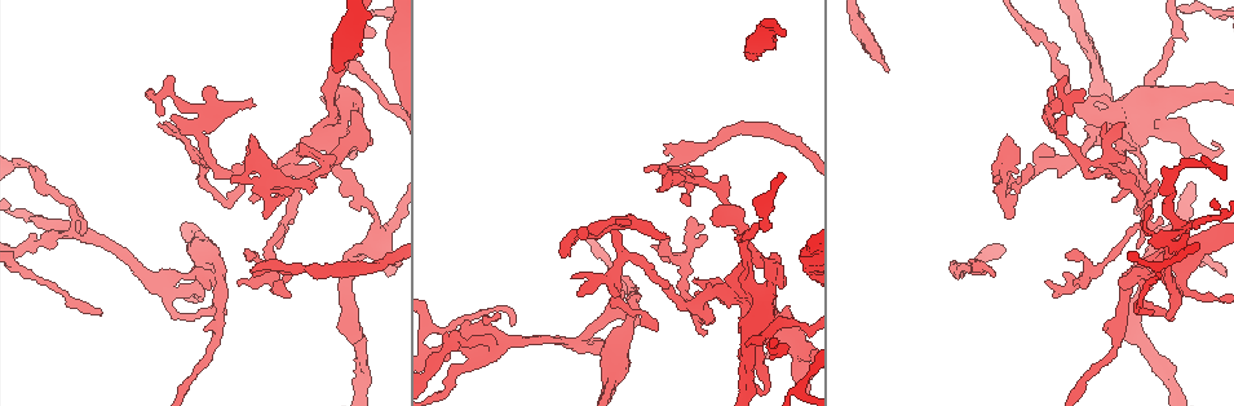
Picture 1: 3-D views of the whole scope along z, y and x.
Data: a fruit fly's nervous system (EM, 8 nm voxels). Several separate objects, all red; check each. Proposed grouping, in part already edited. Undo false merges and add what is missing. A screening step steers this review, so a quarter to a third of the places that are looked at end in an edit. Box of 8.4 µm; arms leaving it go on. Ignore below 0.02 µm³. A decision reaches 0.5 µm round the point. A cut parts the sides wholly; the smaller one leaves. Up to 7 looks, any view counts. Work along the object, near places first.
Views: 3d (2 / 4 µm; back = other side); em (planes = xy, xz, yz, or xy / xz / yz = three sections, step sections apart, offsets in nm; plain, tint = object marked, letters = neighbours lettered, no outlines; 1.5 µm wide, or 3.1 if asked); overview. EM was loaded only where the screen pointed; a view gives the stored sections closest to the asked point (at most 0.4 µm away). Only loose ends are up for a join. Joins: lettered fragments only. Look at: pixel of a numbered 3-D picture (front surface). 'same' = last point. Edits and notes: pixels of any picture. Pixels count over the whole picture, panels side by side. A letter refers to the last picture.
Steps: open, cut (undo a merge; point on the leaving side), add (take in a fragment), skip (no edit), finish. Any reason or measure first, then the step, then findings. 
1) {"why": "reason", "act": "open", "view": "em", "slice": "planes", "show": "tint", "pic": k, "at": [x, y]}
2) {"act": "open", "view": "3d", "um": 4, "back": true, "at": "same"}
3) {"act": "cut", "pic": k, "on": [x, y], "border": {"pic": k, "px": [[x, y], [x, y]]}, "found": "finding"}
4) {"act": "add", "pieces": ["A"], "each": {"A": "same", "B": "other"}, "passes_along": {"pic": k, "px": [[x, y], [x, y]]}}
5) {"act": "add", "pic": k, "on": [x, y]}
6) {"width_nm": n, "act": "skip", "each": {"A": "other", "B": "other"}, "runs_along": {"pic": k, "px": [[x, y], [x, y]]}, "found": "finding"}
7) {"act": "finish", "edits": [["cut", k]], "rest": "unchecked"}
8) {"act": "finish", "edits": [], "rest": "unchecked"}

{"why": "thin end", "act": "open", "view": "em", "slice": "planes", "show": "letters", "pic": 1, "at": [167, 124]}

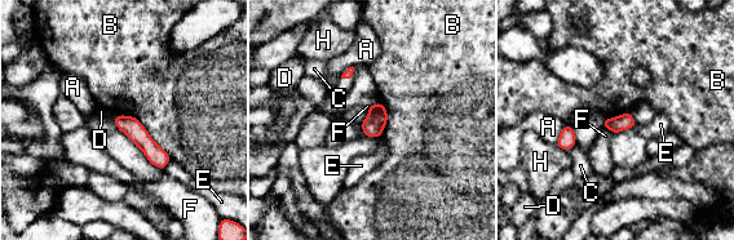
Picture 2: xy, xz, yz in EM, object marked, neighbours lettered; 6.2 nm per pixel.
{"act": "skip", "each": {"A": "other", "B": "other", "C": "other", "D": "other", "E": "other", "F": "other", "H": "other"}, "border": {"pic": 2, "px": [[115, 114], [135, 116], [172, 159]]}, "found": "no lettered fragment goes on from it"}

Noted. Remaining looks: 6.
{"why": "branch stops here", "act": "open", "view": "3d", "um": 4, "pic": 1, "at": [744, 273]}

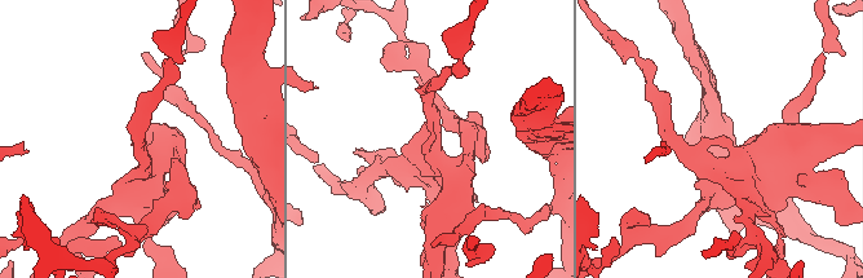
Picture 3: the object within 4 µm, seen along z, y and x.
{"act": "open", "view": "em", "slice": "planes", "show": "tint", "pic": 3, "at": [430, 142]}

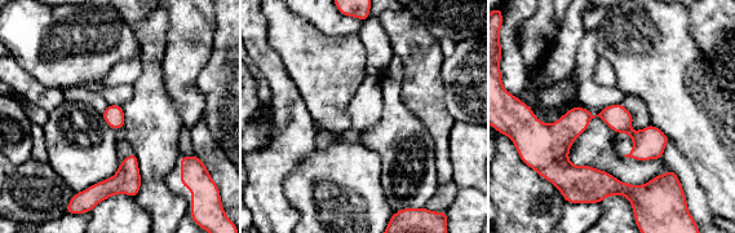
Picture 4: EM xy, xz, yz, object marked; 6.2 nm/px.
{"act": "open", "view": "em", "slice": "planes", "show": "letters", "at": "same"}

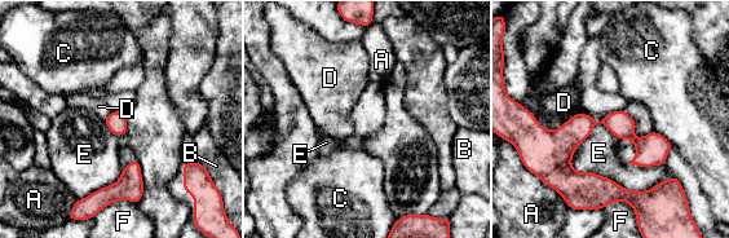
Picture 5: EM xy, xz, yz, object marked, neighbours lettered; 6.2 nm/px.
{"act": "skip", "each": {"A": "other", "B": "other", "C": "other", "D": "other", "E": "other", "F": "other"}, "runs_along": {"pic": 5, "px": [[539, 131], [582, 184], [626, 195], [666, 184]]}, "found": "no lettered fragment goes on from it"}

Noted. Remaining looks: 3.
{"why": "branch stops here", "act": "open", "view": "em", "slice": "xy", "step": 4, "show": "tint", "pic": 1, "at": [1144, 300]}

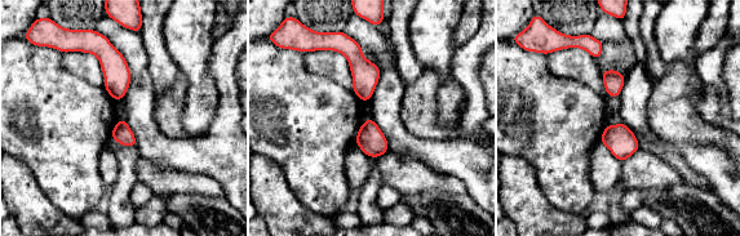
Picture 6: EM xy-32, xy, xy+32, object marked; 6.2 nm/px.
{"why": "cut it another way", "act": "open", "view": "em", "slice": "planes", "show": "letters", "at": "same"}

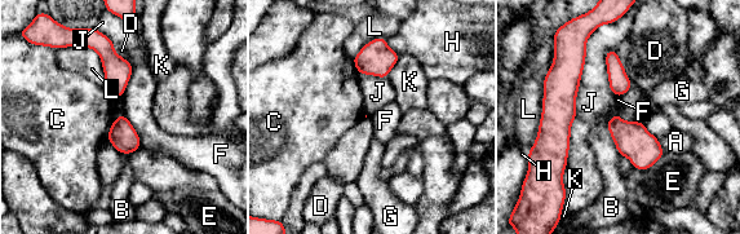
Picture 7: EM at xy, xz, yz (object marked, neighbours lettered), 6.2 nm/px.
{"act": "skip", "each": {"A": "other", "B": "other", "C": "other", "D": "other", "E": "other", "F": "other", "G": "other", "H": "other", "J": "other", "K": "other", "L": "other"}, "border": {"pic": 7, "px": [[553, 61], [544, 78], [534, 144]]}, "found": "no lettered fragment goes on from it"}

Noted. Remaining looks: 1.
{"act": "finish", "edits": [], "rest": "unchecked"}

